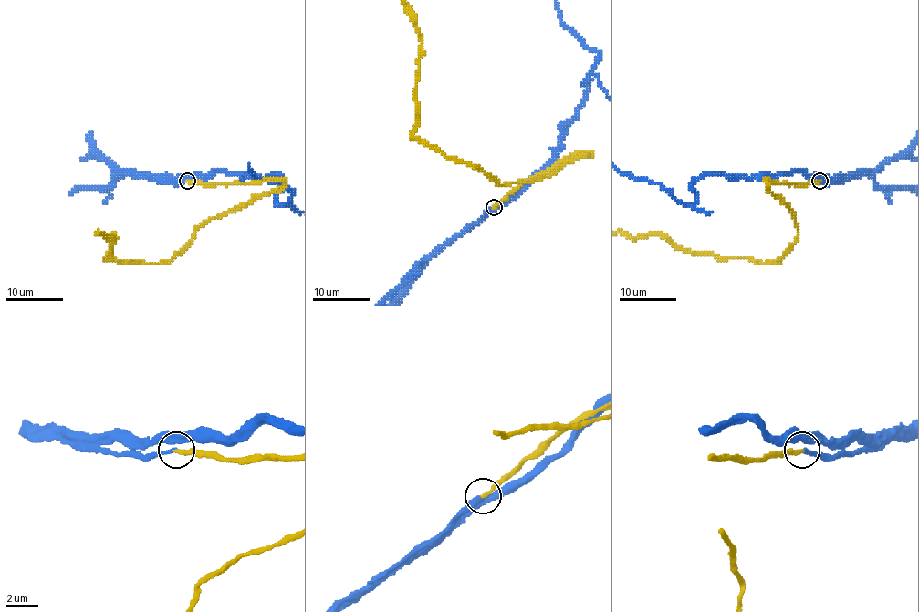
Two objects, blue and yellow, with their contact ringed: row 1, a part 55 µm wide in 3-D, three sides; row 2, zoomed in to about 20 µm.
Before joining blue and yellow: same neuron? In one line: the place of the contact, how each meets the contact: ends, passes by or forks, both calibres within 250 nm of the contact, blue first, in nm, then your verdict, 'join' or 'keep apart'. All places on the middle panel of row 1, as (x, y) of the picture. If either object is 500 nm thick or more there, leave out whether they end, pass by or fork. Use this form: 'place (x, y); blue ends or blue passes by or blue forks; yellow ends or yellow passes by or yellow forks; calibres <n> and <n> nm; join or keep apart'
place (494, 207); blue ends; yellow ends; calibres 260 and 240 nm; join

